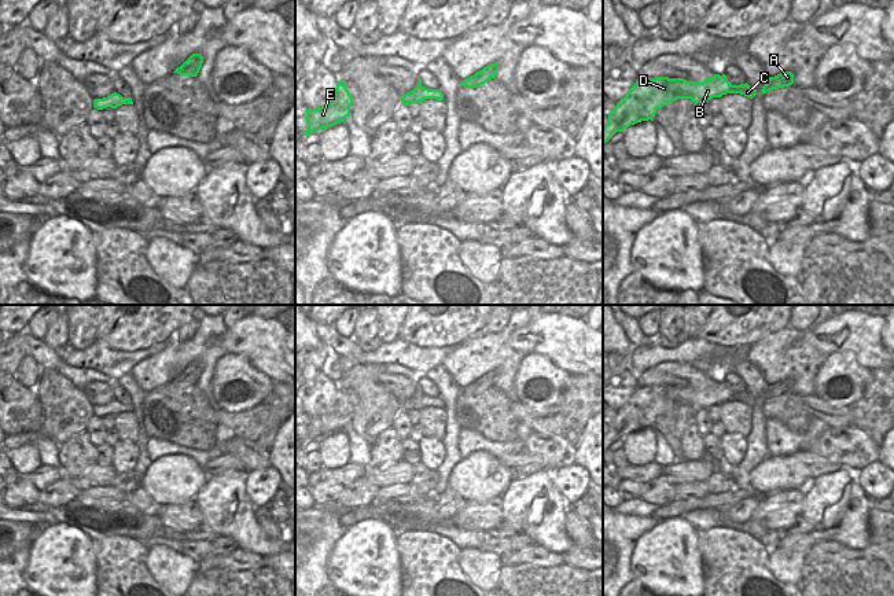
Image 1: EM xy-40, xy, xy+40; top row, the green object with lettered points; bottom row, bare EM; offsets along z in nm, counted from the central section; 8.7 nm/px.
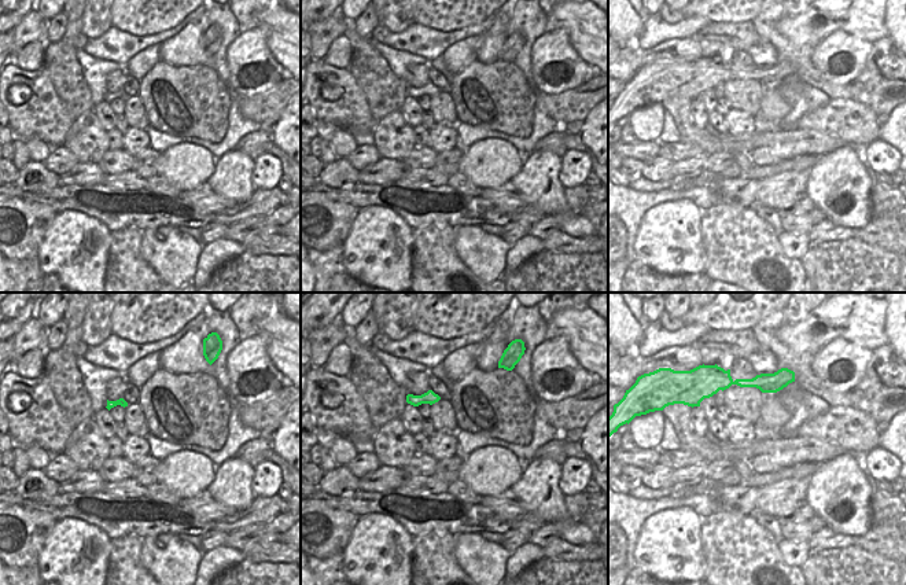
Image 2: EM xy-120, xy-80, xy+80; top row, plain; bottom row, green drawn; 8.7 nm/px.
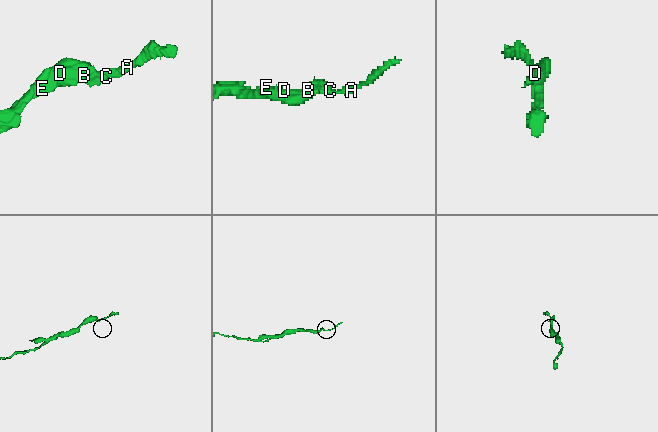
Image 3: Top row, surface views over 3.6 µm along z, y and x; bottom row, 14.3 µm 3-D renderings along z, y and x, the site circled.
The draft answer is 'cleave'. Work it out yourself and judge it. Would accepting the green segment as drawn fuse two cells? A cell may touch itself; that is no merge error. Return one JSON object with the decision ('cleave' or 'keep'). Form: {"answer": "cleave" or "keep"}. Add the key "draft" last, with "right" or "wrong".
{"answer": "keep", "draft": "wrong"}

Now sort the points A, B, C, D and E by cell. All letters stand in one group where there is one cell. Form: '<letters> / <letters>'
A B C D E

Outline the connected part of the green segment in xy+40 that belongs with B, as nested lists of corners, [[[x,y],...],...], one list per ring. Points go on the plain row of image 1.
[[[714,382],[703,390],[669,385],[639,386],[615,416],[608,420],[608,431],[603,435],[603,452],[617,439],[625,439],[630,433],[654,428],[658,416],[677,406],[691,406],[698,412],[726,401],[740,401],[753,406],[757,397],[747,390],[732,393],[725,382]]]

